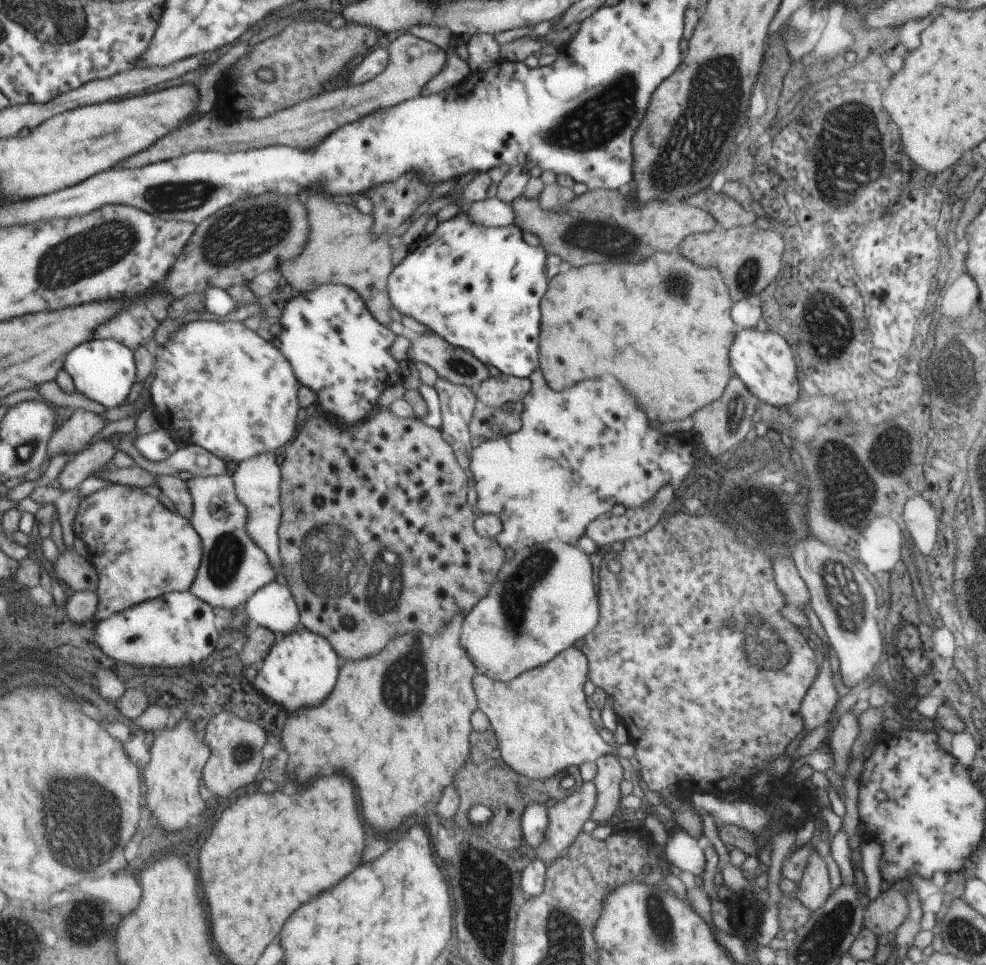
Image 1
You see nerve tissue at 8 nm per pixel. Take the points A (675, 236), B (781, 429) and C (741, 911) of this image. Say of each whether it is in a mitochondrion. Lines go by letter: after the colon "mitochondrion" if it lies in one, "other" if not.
A: other
B: other
C: other

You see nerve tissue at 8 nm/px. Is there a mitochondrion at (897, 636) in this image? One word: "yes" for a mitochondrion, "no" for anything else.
yes

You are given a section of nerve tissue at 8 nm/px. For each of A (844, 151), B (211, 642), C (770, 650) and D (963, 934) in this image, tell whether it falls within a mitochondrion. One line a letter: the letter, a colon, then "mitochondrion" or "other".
A: mitochondrion
B: other
C: mitochondrion
D: mitochondrion

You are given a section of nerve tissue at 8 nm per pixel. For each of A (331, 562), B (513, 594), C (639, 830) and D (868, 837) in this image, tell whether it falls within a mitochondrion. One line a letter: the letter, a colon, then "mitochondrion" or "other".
A: mitochondrion
B: mitochondrion
C: other
D: other

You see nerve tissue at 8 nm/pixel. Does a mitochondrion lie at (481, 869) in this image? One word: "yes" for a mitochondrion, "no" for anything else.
yes

